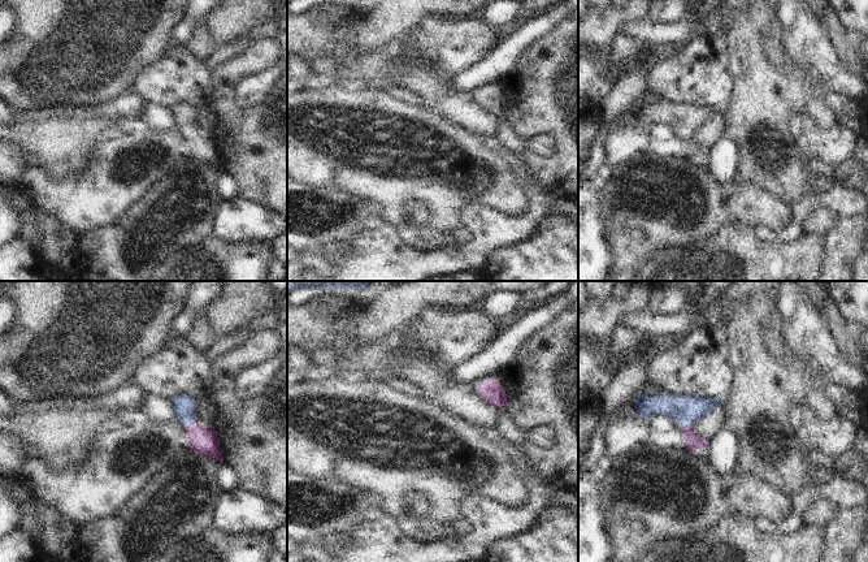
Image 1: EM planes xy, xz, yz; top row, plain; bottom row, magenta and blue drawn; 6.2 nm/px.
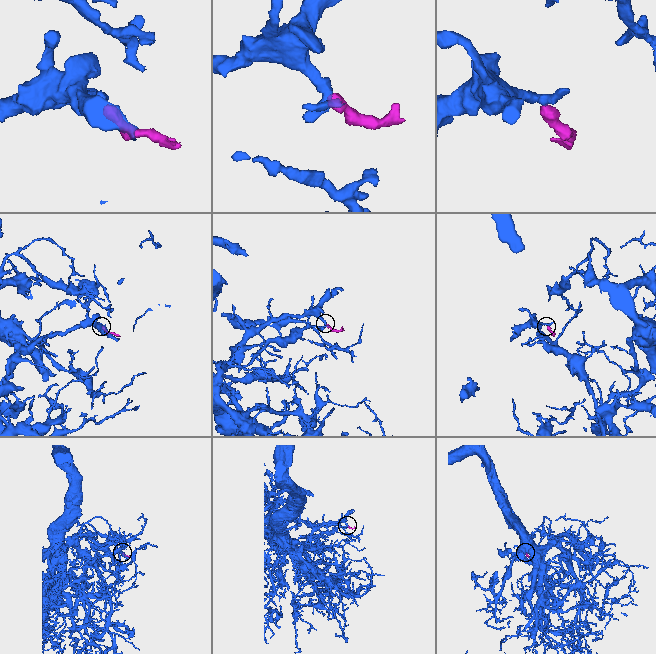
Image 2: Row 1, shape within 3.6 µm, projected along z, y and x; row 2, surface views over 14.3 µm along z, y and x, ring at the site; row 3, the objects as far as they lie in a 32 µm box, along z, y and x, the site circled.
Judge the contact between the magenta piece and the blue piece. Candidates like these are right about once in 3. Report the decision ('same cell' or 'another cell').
same cell

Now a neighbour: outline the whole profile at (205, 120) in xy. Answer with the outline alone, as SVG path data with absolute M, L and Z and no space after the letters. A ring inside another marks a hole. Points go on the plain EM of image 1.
M200 105L196 108L196 131L211 134L216 122L217 117L208 105Z

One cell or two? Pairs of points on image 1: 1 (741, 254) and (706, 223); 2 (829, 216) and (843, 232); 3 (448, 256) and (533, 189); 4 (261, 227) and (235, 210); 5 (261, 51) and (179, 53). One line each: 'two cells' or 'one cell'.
1: two cells
2: two cells
3: one cell
4: one cell
5: two cells

